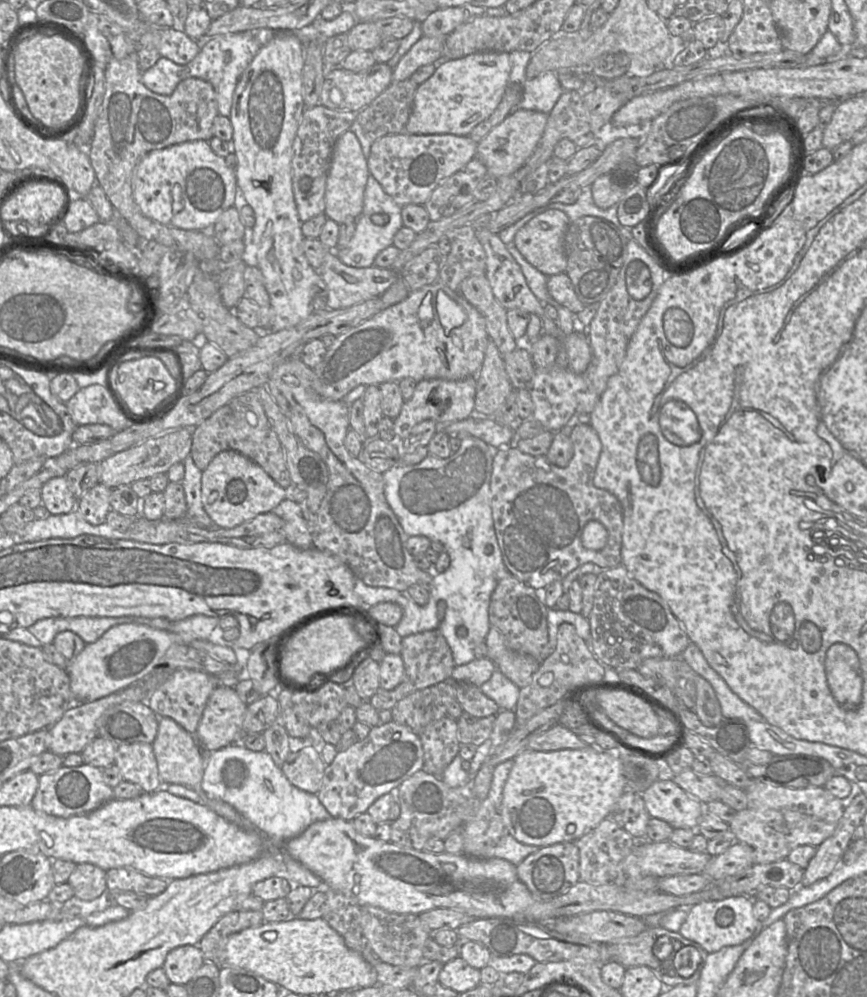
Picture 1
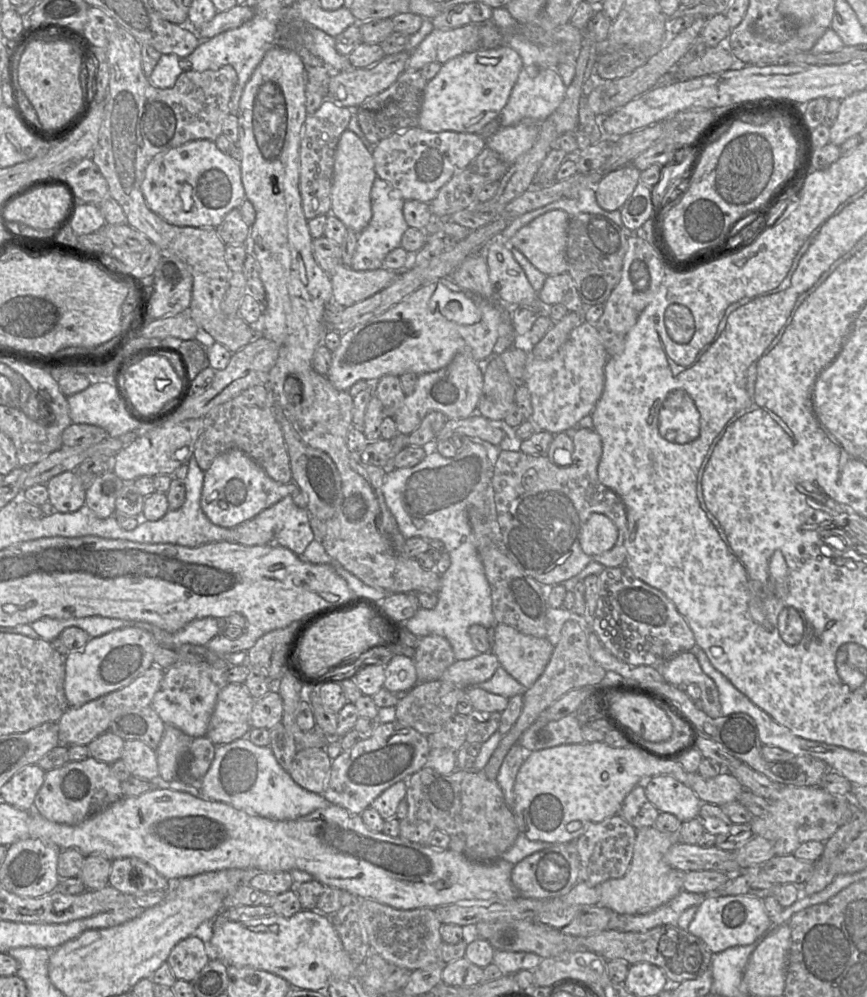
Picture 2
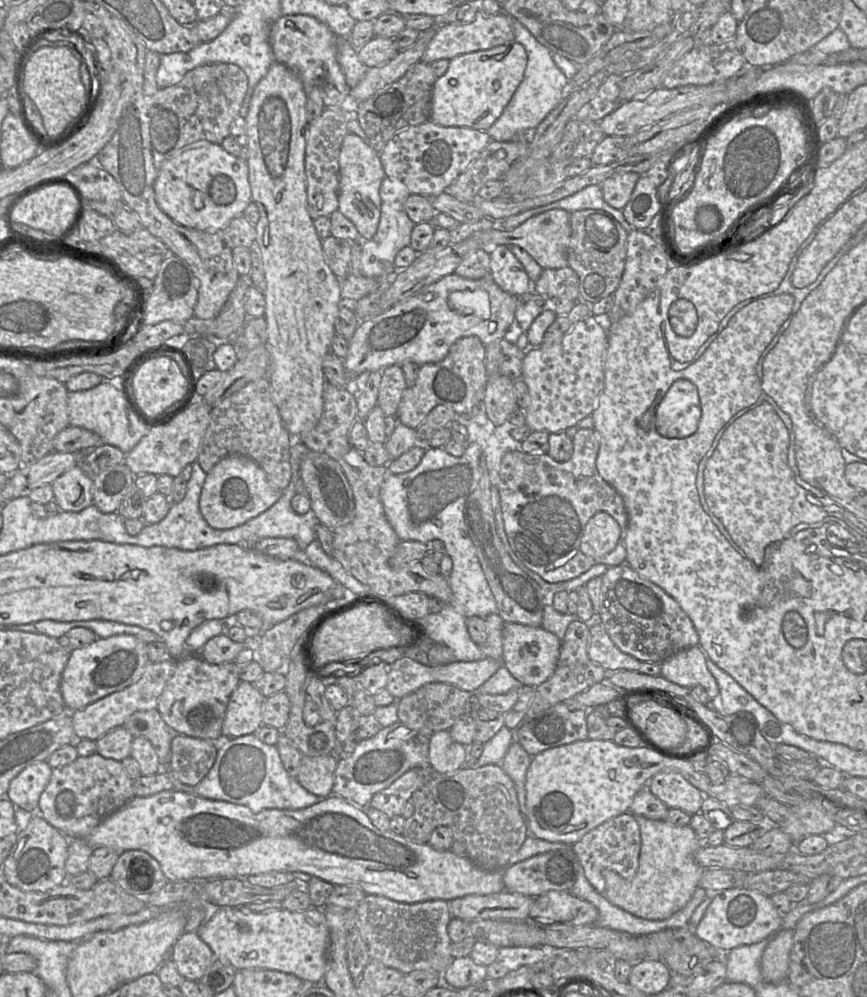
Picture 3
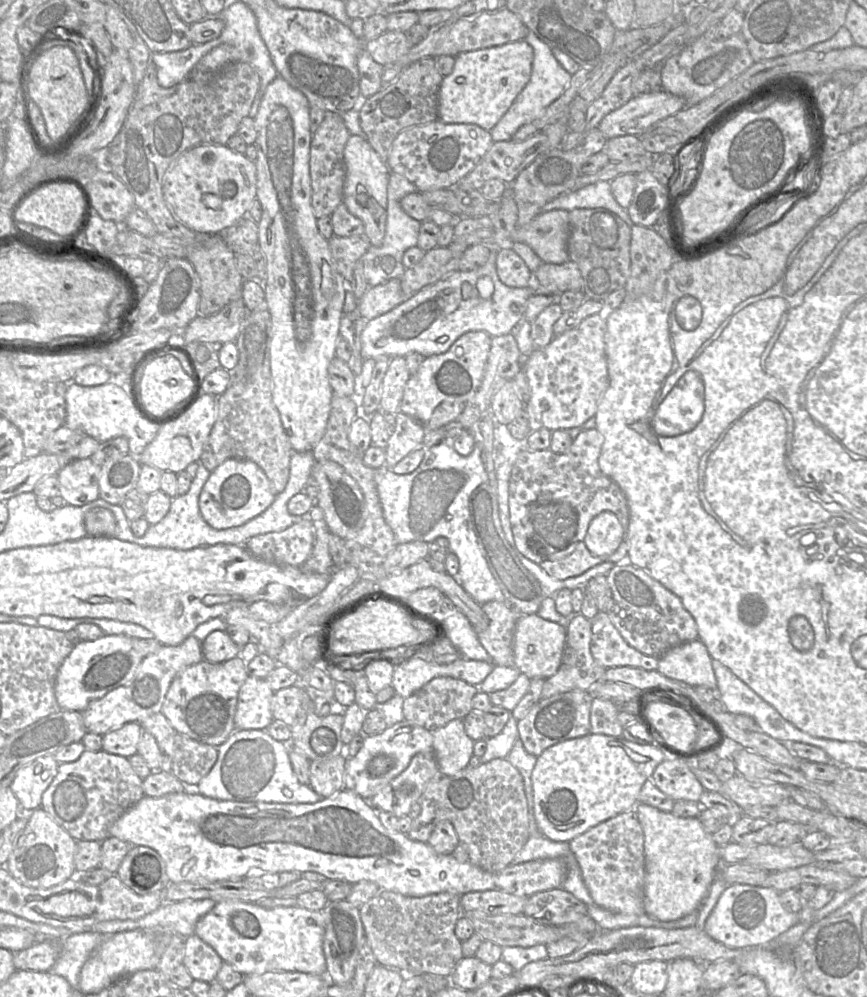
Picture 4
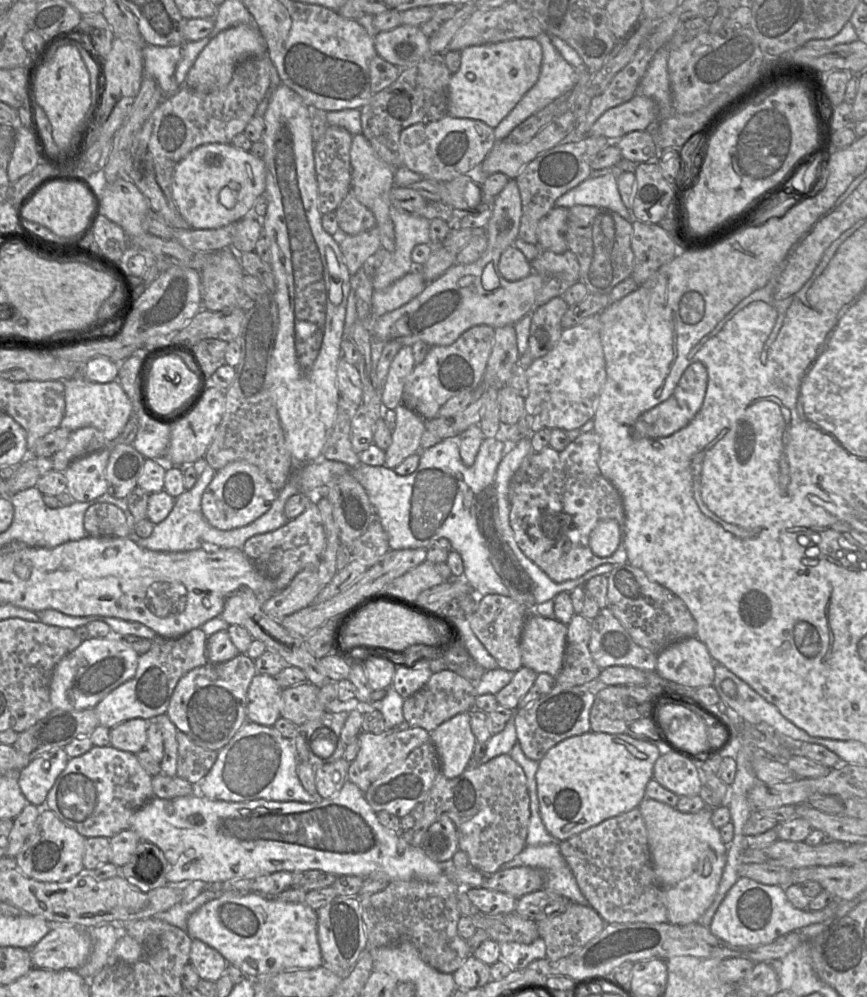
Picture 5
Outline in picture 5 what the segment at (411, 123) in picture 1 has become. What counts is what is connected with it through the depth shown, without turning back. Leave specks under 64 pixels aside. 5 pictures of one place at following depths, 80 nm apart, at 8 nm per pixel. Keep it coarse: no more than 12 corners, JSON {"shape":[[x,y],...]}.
{"shape":[[535,38],[470,46],[448,115],[494,129],[537,82]]}

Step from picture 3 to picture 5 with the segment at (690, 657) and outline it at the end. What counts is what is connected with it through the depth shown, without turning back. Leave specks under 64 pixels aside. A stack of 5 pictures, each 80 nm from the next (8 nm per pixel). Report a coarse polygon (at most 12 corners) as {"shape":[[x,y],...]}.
{"shape":[[696,636],[657,655],[657,673],[697,689],[714,660]]}

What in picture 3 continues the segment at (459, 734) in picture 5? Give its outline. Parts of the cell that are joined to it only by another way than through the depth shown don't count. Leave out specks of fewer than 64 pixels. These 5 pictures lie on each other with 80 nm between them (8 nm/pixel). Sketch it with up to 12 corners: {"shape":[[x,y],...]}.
{"shape":[[449,730],[430,737],[429,765],[442,774],[459,771],[467,747]]}

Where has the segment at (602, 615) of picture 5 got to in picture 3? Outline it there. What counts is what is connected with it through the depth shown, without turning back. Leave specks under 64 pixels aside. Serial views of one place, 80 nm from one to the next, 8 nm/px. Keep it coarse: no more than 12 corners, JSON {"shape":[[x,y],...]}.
{"shape":[[602,622],[590,628],[588,655],[605,670],[661,674],[660,663],[622,652]]}

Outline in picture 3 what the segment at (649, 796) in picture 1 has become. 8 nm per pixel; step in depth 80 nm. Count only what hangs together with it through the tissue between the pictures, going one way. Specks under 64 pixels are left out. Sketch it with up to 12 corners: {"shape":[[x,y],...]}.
{"shape":[[676,771],[648,781],[668,808],[700,812],[703,792]]}

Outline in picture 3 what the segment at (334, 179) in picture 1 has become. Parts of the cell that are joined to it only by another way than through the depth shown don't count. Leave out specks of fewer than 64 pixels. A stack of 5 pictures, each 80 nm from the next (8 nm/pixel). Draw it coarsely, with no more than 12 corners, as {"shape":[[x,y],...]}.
{"shape":[[347,133],[338,210],[362,241],[378,228],[386,177],[379,153]]}

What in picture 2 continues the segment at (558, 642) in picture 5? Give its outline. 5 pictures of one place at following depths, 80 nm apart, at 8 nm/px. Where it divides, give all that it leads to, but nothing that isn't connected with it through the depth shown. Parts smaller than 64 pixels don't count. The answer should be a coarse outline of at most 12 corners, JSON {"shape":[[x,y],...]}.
{"shape":[[496,624],[491,652],[527,689],[545,670],[547,638]]}

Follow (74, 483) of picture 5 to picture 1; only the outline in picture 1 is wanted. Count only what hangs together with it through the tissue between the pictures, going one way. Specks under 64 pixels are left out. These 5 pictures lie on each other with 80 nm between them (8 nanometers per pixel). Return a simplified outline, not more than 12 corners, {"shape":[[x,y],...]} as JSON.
{"shape":[[66,477],[40,488],[42,504],[53,515],[72,512],[78,500]]}

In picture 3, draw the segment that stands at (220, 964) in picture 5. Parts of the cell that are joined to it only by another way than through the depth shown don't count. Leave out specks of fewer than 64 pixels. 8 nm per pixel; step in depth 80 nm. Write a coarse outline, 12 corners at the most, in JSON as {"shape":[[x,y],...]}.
{"shape":[[184,932],[169,957],[198,981],[215,960],[197,932]]}

